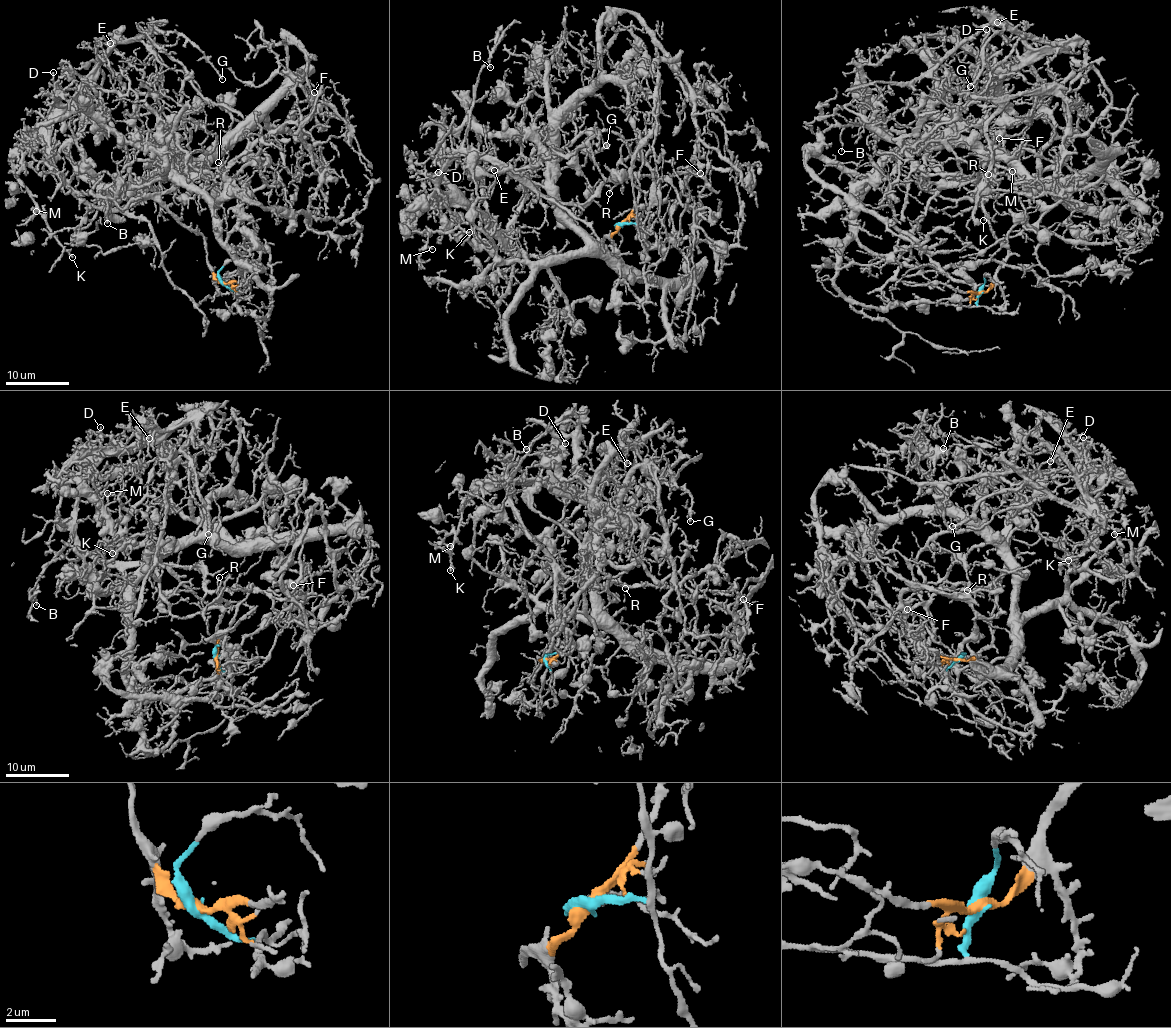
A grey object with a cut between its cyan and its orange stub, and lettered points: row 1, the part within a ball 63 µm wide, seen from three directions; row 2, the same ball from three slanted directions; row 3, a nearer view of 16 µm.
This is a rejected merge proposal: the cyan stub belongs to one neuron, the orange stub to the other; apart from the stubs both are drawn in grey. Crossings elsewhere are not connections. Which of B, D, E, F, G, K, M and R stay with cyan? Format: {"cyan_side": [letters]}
{"cyan_side": []}

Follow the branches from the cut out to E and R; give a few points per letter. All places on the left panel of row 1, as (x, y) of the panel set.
E: (222, 282), (203, 235), (152, 199), (88, 206), (52, 163), (49, 131), (96, 66), (97, 43), (111, 43)
R: (222, 282), (206, 259), (204, 237), (188, 228), (160, 198), (192, 178), (221, 175), (225, 167), (218, 163)

